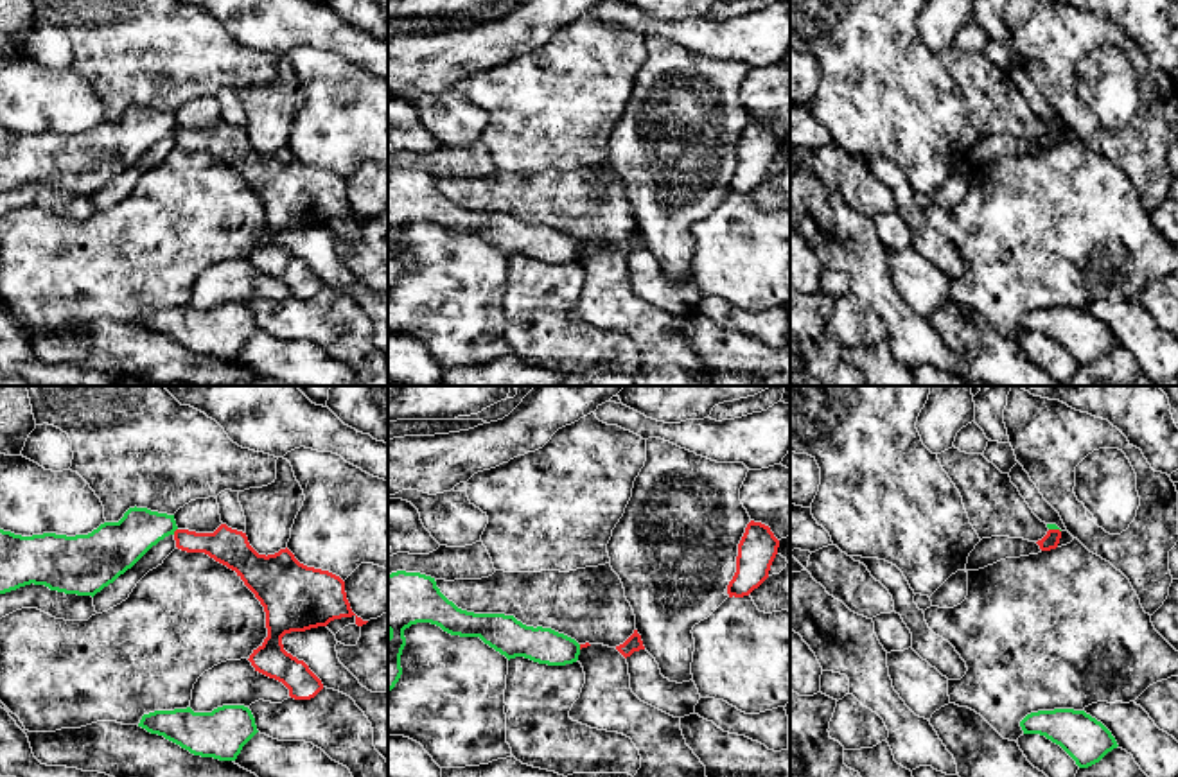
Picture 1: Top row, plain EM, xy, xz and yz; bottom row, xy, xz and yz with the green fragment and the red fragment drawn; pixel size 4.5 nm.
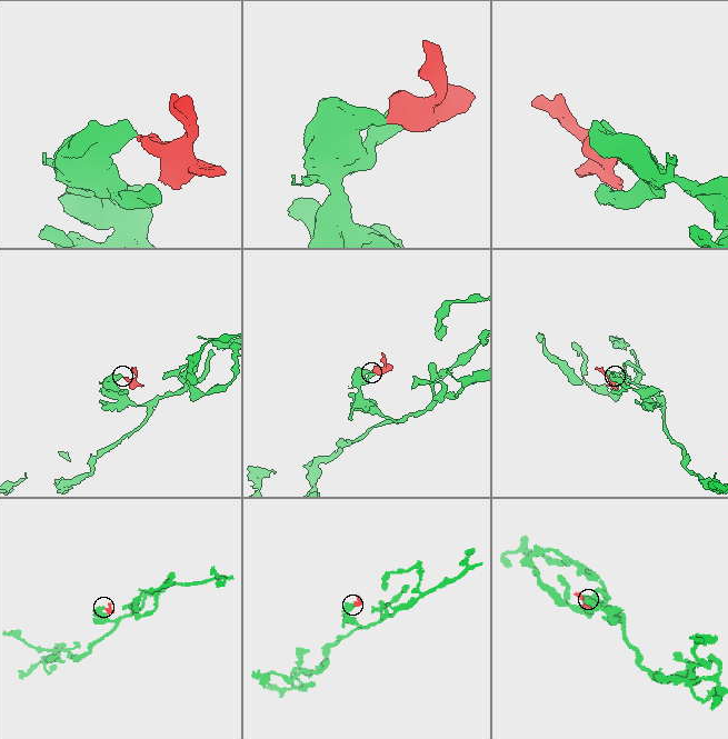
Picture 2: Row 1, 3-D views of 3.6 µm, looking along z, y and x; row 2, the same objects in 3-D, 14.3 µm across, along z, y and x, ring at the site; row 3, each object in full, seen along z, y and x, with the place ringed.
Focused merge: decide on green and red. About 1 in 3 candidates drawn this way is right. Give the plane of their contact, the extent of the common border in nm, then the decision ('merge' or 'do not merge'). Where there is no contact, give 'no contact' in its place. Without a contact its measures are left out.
xy | 40 nm | do not merge

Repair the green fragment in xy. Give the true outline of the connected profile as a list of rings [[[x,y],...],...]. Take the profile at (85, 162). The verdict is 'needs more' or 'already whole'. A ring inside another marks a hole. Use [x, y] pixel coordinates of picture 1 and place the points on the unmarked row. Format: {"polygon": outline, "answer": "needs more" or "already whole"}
{"polygon": [[[136,104],[129,106],[119,120],[104,120],[88,133],[22,135],[0,127],[0,192],[34,181],[65,192],[93,196],[176,127],[174,113]]], "answer": "already whole"}

